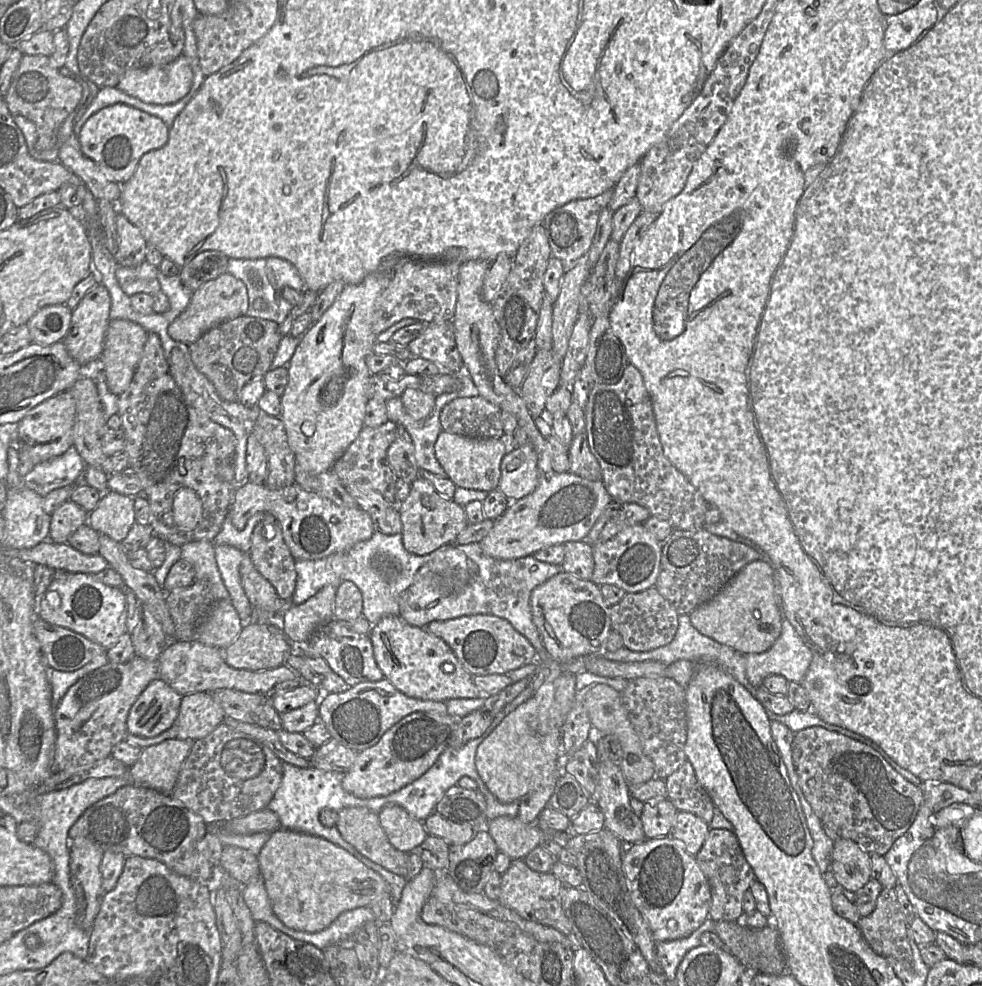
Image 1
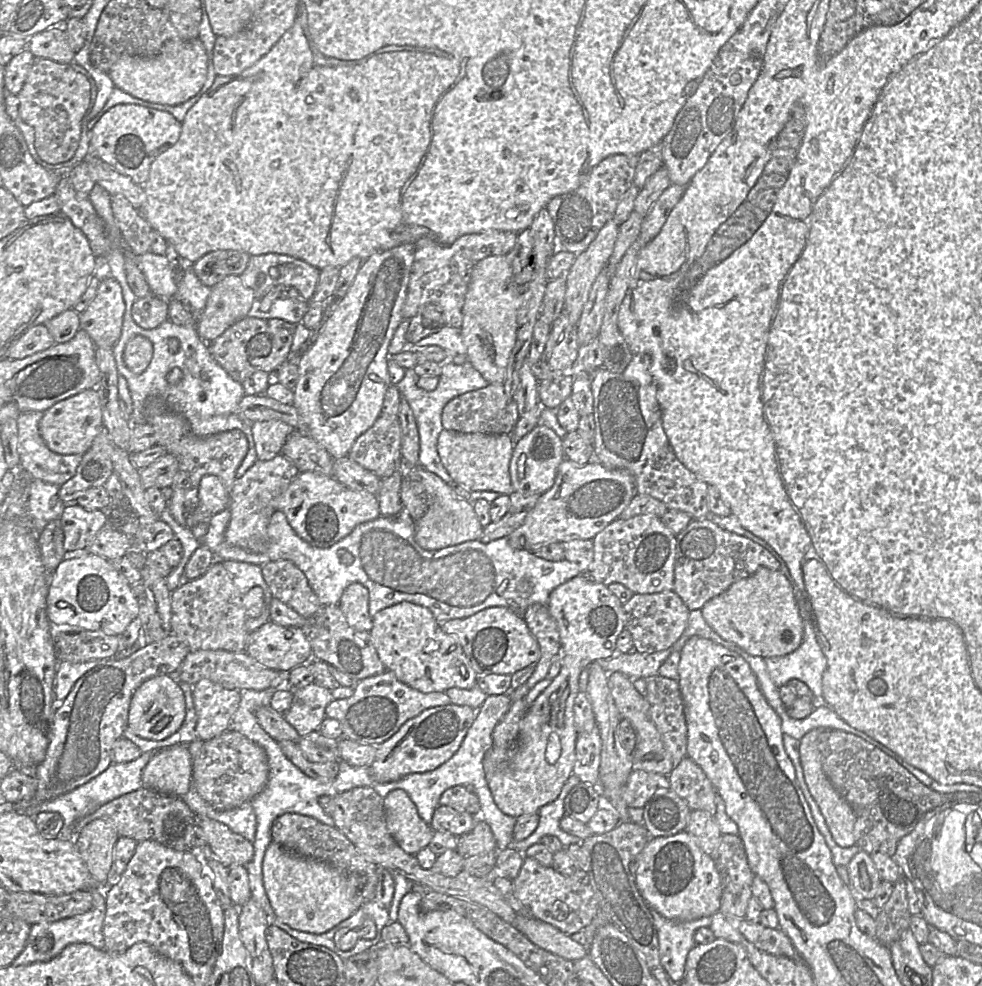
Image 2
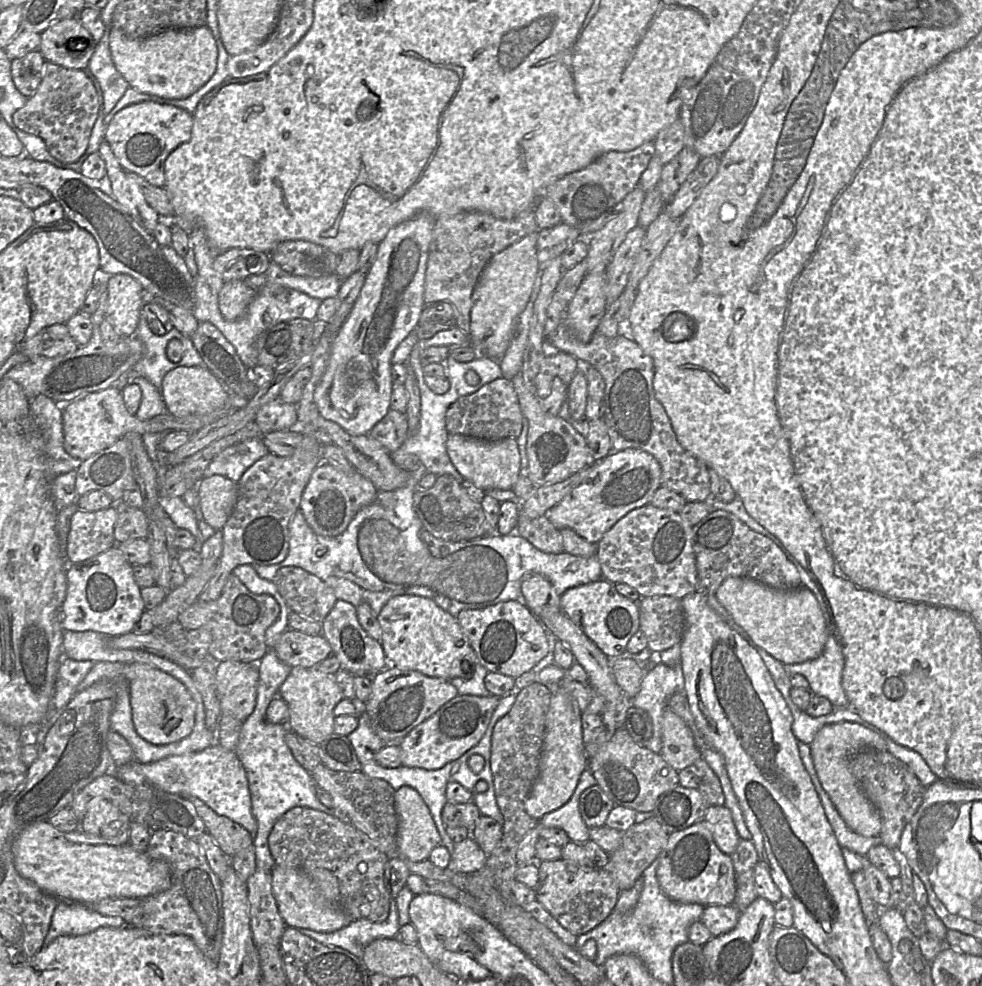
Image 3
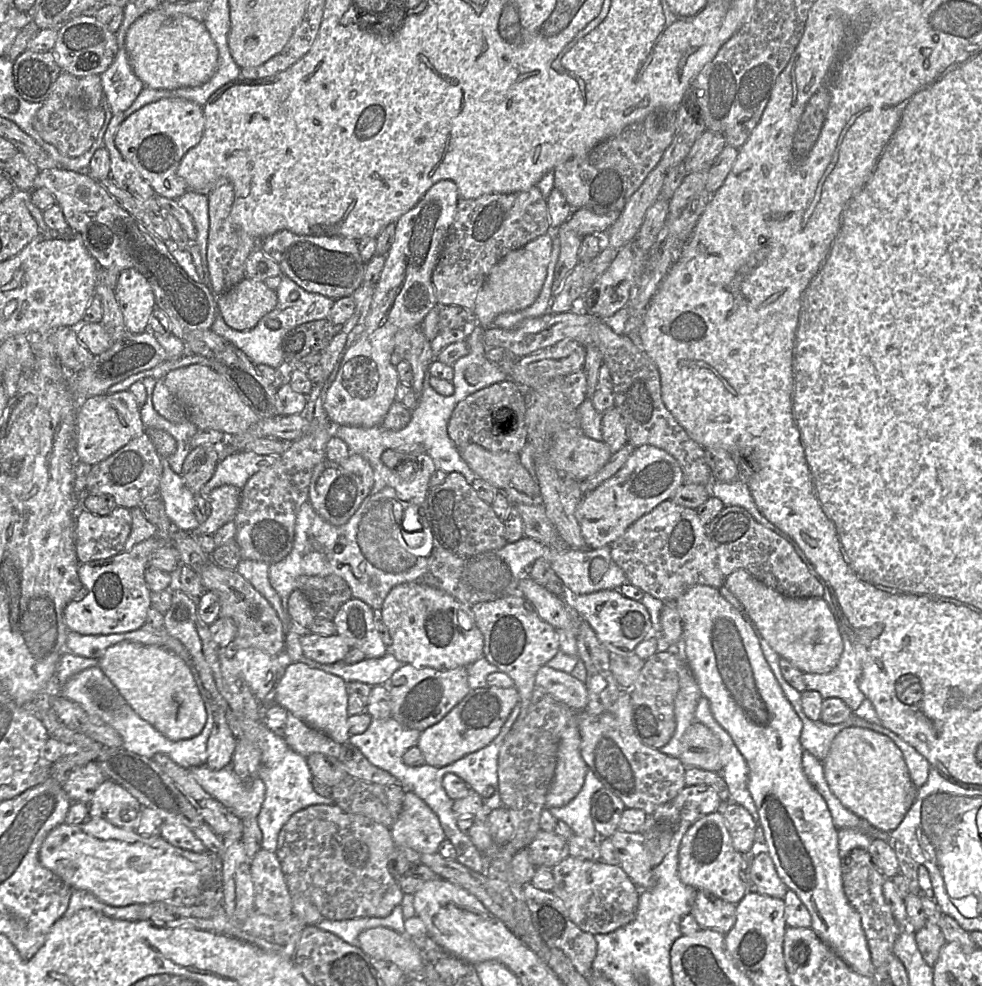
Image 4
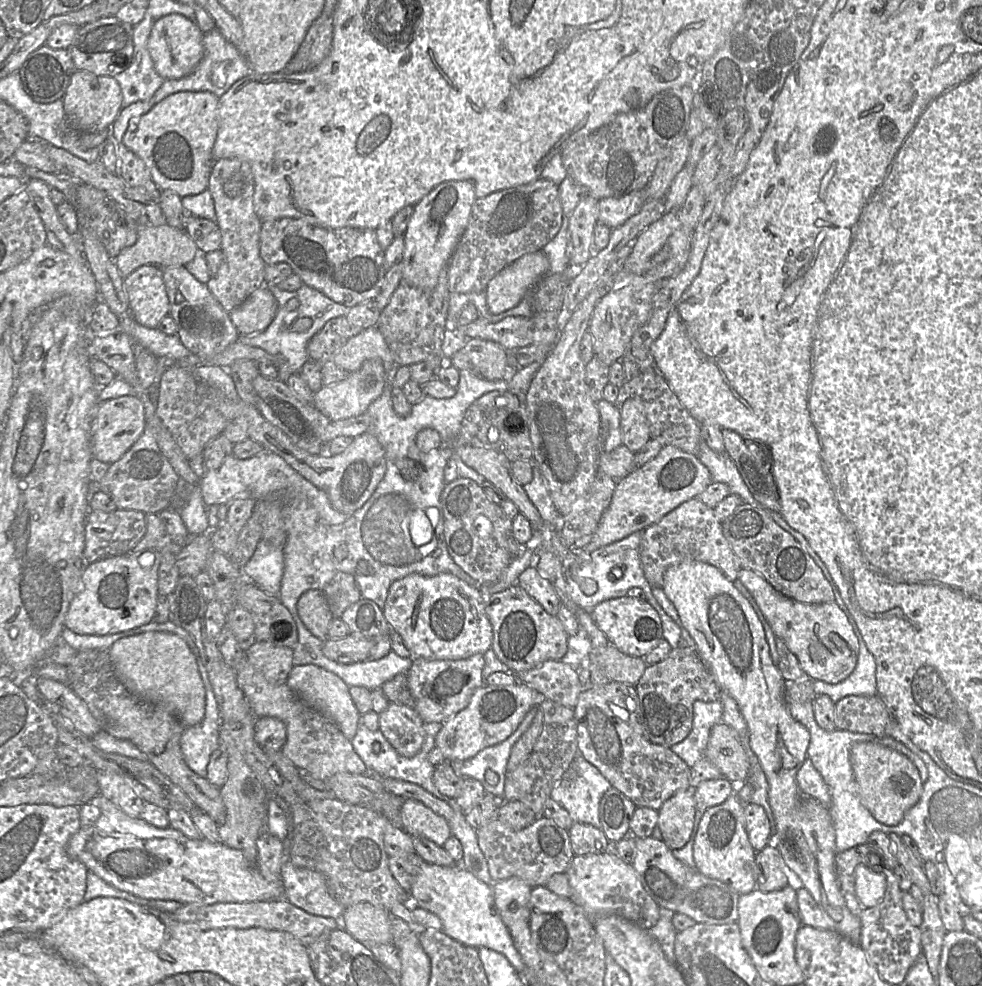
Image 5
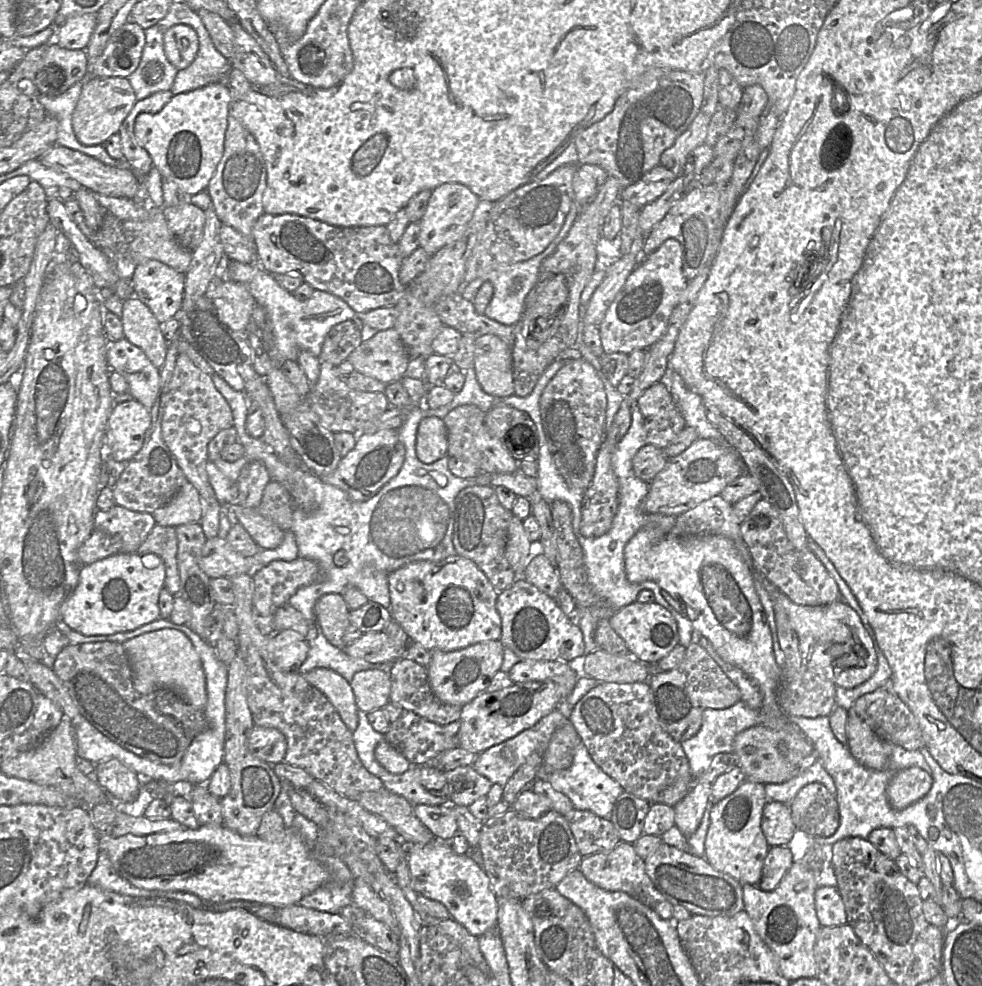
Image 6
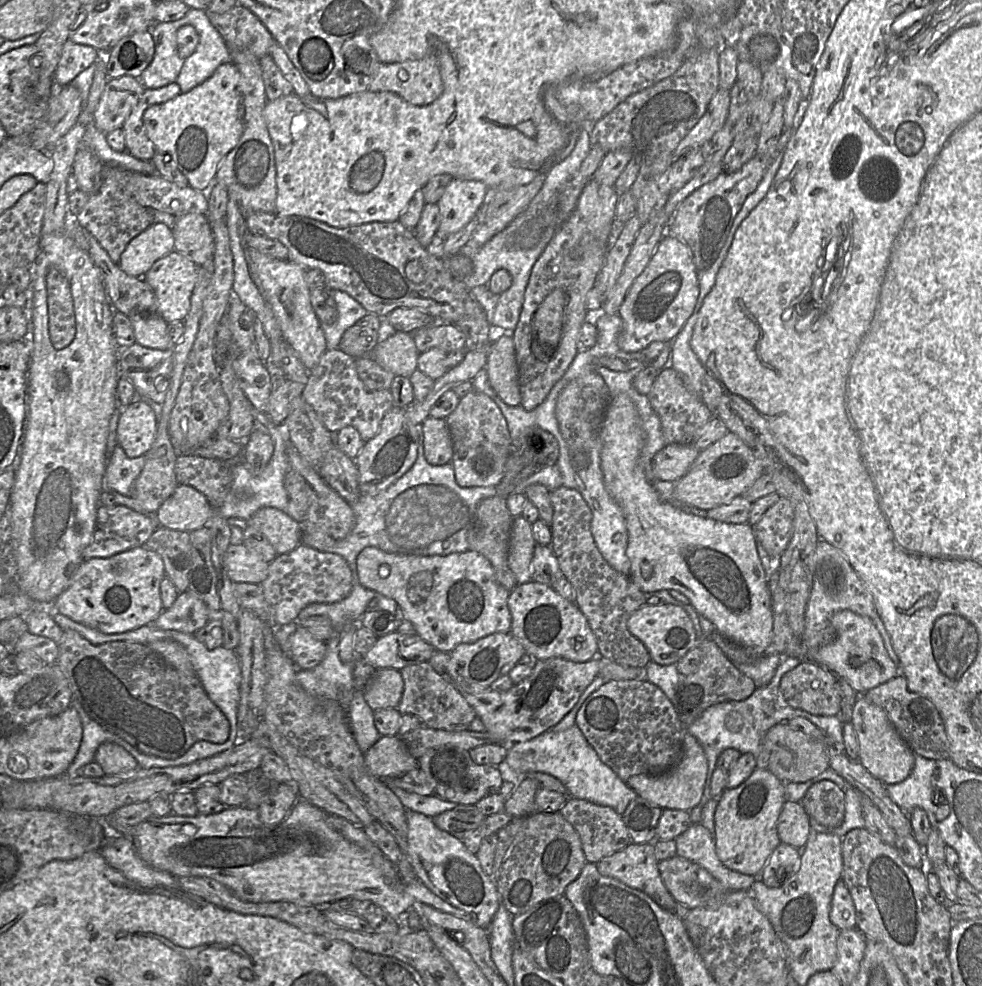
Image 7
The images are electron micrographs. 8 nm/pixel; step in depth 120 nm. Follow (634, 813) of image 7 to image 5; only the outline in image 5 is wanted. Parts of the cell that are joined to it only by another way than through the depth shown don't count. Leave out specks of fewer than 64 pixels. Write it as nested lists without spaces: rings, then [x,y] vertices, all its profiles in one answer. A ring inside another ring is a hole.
[[[610,787],[599,804],[601,829],[607,839],[618,842],[630,835],[629,823],[636,805],[621,791]]]

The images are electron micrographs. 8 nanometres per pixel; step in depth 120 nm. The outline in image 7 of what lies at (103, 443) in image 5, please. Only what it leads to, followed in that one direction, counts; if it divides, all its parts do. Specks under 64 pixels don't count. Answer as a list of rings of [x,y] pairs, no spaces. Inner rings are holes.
[[[136,401],[121,408],[117,444],[129,458],[144,456],[155,440],[156,431],[156,414],[148,403]]]

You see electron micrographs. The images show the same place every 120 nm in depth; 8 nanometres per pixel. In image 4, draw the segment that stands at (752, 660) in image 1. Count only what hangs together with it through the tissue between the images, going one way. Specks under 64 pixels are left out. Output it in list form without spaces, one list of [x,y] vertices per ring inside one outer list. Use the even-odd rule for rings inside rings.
[[[843,634],[844,649],[837,666],[824,674],[803,673],[807,690],[819,692],[823,699],[840,698],[854,712],[866,699],[859,688],[861,663],[848,634]]]

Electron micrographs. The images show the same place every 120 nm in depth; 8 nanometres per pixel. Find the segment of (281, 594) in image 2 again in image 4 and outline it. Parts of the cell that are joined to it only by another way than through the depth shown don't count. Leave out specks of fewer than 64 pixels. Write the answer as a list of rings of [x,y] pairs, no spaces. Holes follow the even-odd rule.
[[[337,575],[300,576],[297,589],[310,601],[316,618],[332,620],[340,606],[352,598],[347,582]]]

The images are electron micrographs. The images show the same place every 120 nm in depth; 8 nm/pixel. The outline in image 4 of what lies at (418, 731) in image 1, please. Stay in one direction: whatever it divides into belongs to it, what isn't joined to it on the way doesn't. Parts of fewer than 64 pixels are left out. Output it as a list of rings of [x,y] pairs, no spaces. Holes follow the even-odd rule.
[[[488,686],[471,690],[441,721],[421,732],[417,747],[426,764],[434,767],[447,766],[487,746],[498,735],[519,702],[519,692],[515,687]]]

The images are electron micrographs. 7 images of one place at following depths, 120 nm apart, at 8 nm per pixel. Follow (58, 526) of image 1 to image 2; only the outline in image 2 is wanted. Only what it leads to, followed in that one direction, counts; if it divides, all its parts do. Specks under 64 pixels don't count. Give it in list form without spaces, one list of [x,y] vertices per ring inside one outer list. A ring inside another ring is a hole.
[[[67,503],[60,517],[65,551],[86,549],[97,533],[108,523],[104,510],[88,510],[76,503]]]

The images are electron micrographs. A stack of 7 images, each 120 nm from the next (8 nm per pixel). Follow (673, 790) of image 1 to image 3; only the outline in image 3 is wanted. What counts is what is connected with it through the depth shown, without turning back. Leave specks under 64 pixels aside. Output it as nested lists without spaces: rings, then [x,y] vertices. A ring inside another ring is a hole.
[[[704,759],[678,771],[679,785],[698,790],[709,806],[722,806],[725,796],[721,782]]]

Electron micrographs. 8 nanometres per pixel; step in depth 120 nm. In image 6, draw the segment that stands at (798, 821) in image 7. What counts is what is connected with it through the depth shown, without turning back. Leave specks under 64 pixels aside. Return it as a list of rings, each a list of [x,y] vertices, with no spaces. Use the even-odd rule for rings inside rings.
[[[777,801],[766,803],[761,829],[770,847],[787,846],[797,830],[789,805]]]

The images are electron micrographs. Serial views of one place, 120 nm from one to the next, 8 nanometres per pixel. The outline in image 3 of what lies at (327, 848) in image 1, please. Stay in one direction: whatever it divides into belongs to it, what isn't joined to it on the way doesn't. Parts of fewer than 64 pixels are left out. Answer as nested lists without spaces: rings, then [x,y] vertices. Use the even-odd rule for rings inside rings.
[[[274,865],[271,869],[272,892],[278,911],[287,926],[317,932],[333,932],[351,921],[339,906],[339,888],[335,876],[327,869],[297,869]]]

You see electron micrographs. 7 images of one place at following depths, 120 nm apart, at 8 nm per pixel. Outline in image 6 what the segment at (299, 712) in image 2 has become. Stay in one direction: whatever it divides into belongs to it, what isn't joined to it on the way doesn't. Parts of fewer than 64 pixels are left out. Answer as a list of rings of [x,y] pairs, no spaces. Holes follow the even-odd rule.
[[[315,668],[303,677],[328,698],[347,728],[353,733],[358,725],[358,708],[350,682],[328,668]]]

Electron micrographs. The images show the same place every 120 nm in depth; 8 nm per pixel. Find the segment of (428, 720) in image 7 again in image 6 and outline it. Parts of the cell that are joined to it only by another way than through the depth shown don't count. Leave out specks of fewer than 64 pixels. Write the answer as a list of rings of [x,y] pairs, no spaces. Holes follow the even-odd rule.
[[[400,658],[389,667],[389,676],[393,704],[441,726],[460,719],[461,706],[443,703],[434,695],[426,667]]]

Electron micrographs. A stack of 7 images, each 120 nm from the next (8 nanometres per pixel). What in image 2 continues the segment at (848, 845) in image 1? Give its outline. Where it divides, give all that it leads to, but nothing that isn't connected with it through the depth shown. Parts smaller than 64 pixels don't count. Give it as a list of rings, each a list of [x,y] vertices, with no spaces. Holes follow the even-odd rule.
[[[864,851],[858,852],[847,864],[849,886],[865,899],[872,900],[881,884],[881,879],[871,856]]]

